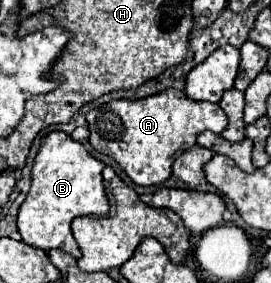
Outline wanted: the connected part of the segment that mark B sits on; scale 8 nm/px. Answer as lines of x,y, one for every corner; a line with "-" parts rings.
50,132
34,158
32,186
18,210
18,232
22,234
22,240
42,250
60,248
74,258
80,258
82,252
72,238
70,224
74,218
84,214
108,216
108,198
102,184
102,170
104,164
90,156
80,142
74,142
64,132

